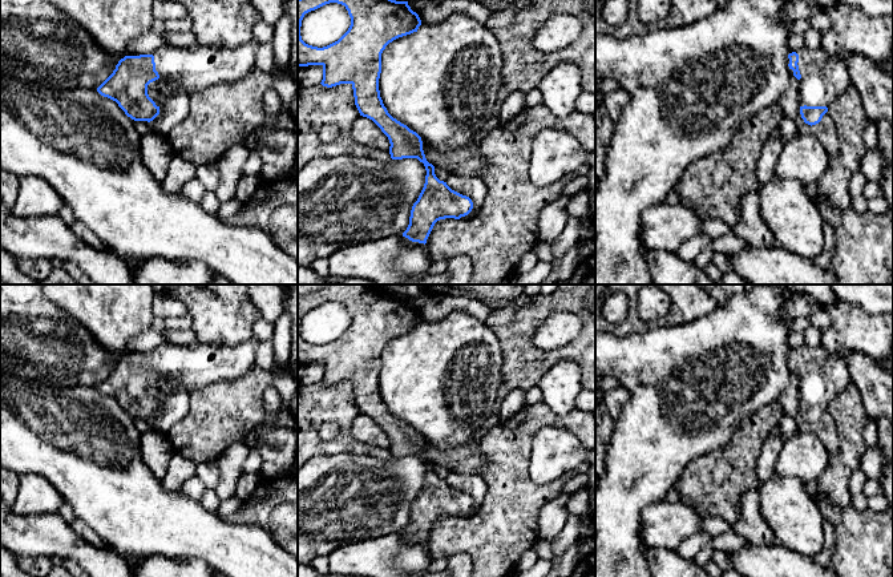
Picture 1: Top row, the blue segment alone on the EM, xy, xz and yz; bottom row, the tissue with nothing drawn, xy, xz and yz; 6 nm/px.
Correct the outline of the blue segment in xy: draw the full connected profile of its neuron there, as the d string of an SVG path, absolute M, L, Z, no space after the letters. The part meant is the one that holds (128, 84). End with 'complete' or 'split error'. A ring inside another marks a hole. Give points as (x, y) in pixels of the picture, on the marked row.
M251 41L238 48L199 45L179 48L163 45L151 55L125 56L113 73L97 88L97 92L118 104L134 121L153 121L159 114L162 100L167 93L183 92L189 97L198 90L222 82L233 82L251 73L259 44Z | split error

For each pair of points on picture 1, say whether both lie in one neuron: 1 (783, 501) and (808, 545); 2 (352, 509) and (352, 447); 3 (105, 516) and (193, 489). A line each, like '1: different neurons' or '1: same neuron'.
1: same neuron
2: different neurons
3: different neurons

